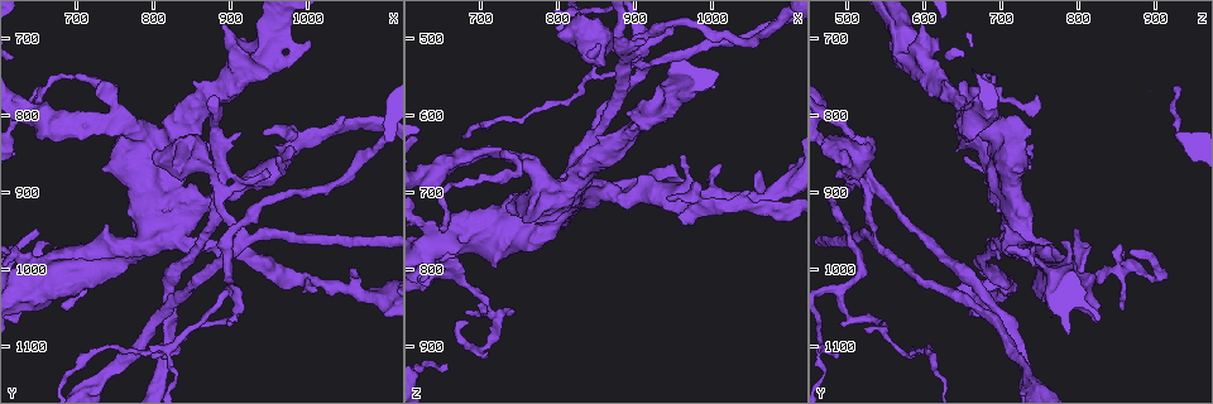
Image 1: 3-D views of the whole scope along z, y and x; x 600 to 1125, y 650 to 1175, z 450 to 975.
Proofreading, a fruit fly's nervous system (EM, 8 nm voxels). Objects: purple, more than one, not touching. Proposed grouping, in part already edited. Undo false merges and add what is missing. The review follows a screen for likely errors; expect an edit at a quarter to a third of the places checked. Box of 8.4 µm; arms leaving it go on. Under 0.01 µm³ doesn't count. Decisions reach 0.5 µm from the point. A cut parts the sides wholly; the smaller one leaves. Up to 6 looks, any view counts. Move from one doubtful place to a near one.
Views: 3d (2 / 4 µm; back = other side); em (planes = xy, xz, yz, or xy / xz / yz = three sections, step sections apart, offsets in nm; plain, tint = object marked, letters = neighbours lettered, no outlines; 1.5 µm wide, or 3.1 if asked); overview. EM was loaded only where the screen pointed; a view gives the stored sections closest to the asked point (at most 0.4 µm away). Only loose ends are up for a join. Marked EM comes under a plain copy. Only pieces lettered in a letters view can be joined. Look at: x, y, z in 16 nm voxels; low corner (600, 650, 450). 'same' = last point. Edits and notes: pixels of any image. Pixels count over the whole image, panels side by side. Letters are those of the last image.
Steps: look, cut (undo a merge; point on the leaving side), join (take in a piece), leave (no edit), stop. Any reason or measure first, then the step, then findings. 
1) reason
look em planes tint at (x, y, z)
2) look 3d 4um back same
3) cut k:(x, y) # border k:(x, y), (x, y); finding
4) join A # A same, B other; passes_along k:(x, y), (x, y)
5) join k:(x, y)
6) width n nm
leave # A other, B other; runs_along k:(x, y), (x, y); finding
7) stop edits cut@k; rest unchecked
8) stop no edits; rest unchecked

calibre changes
look em xy step 4 tint at (980, 840, 720)

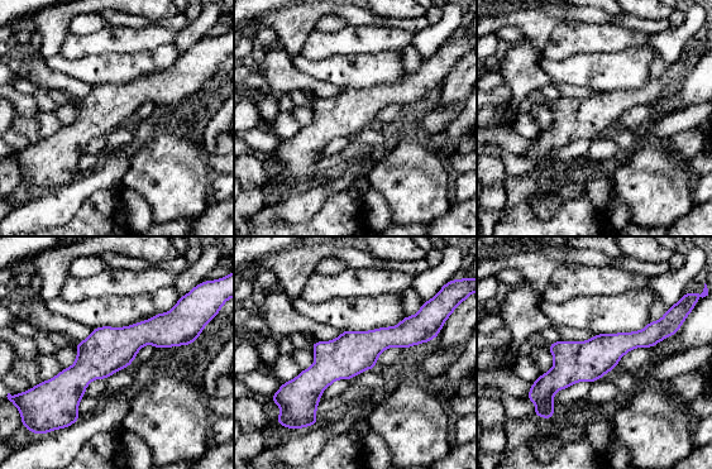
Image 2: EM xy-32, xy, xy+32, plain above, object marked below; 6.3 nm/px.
look em xy step 4 letters same

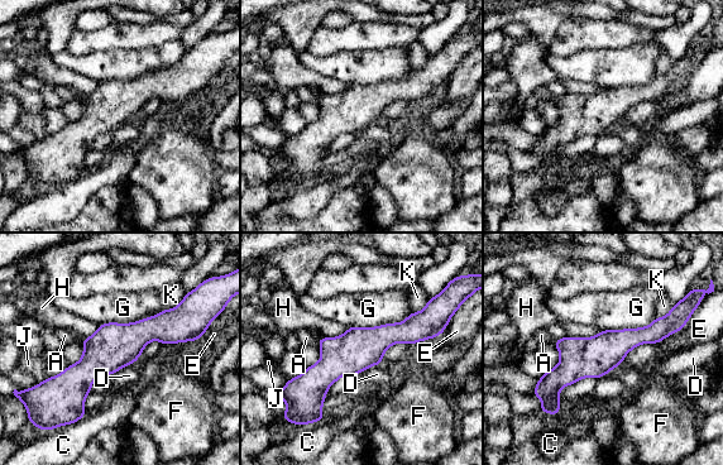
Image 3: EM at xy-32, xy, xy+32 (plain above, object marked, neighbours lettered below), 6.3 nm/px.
leave # A other, C other, D other, E other, F other, G other, H other, J other, K other; border 3:(164, 308), (135, 321), (99, 325); one cell here

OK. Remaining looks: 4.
sharp bend
look 3d 2um back at (695, 1005, 900)

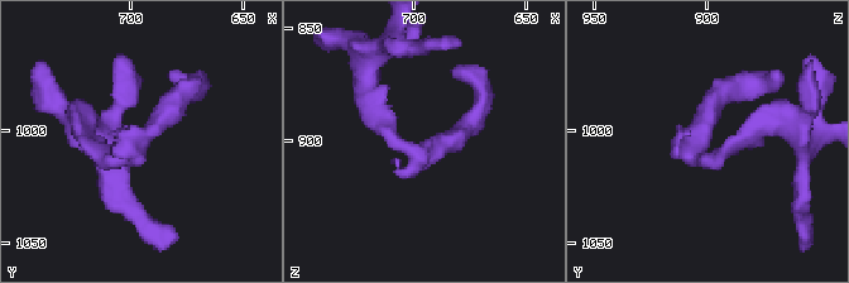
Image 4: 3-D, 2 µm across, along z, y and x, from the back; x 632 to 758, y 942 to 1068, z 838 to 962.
look em planes tint at (694, 1006, 905)

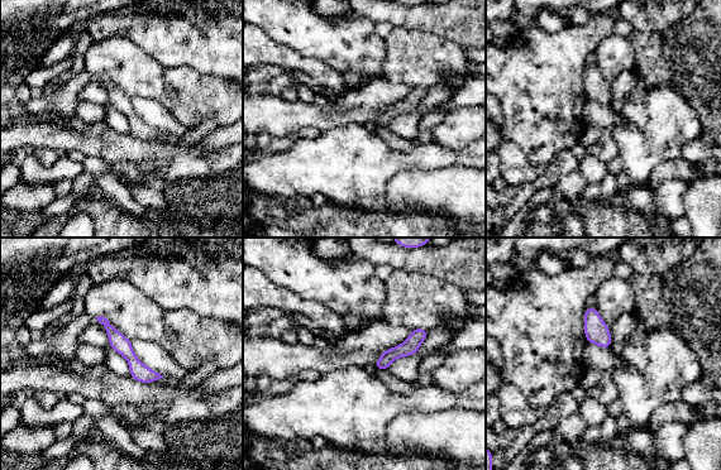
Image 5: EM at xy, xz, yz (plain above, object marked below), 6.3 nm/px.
look em planes letters same

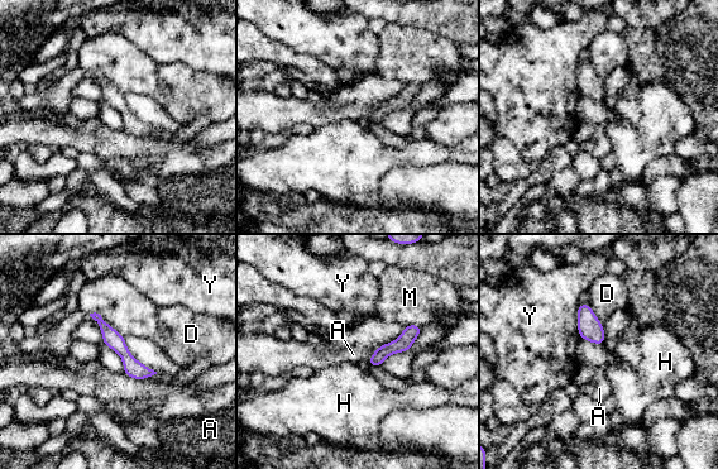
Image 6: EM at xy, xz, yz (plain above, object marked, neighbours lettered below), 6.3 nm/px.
width 60 nm
leave # A other, D other, H other, M other, Y other; border 6:(579, 304), (577, 314), (578, 335); continuous, no second cell

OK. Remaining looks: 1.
stop no edits; rest unchecked

